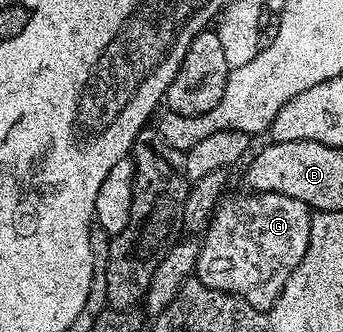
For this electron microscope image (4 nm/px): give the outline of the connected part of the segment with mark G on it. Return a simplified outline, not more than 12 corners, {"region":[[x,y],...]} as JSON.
{"region":[[248,191],[203,233],[195,277],[269,311],[313,213]]}

